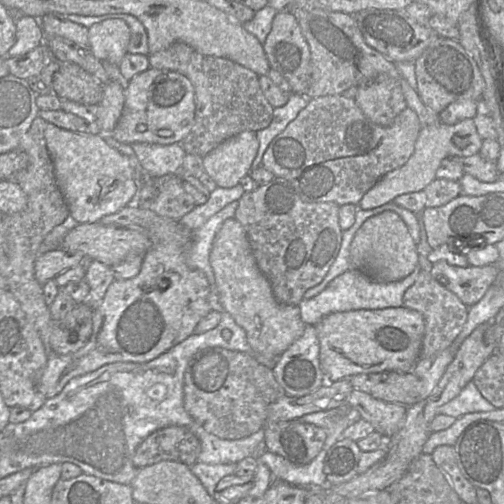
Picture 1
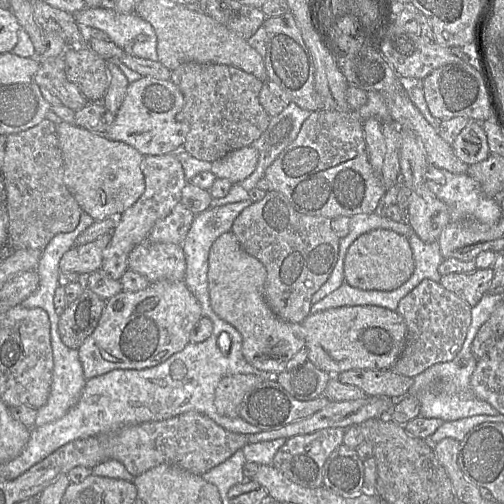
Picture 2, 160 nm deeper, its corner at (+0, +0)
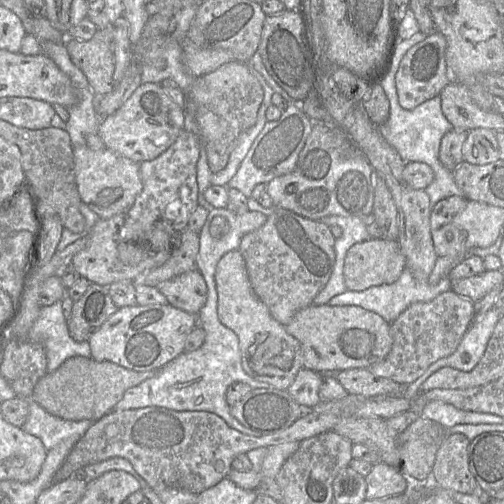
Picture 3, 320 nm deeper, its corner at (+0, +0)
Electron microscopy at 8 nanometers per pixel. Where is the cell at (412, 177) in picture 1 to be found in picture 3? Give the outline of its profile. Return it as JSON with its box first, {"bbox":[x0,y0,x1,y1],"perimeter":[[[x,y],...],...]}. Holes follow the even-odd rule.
{"bbox":[462,128,499,165],"perimeter":[[[487,128],[468,131],[462,146],[463,160],[472,165],[486,165],[499,160],[499,145],[495,132]]]}

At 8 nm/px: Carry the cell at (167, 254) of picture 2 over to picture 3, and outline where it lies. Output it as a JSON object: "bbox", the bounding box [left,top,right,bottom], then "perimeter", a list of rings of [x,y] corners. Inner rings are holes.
{"bbox":[156,270,207,316],"perimeter":[[[198,270],[164,281],[156,288],[167,298],[170,305],[196,316],[207,299],[207,285]]]}

